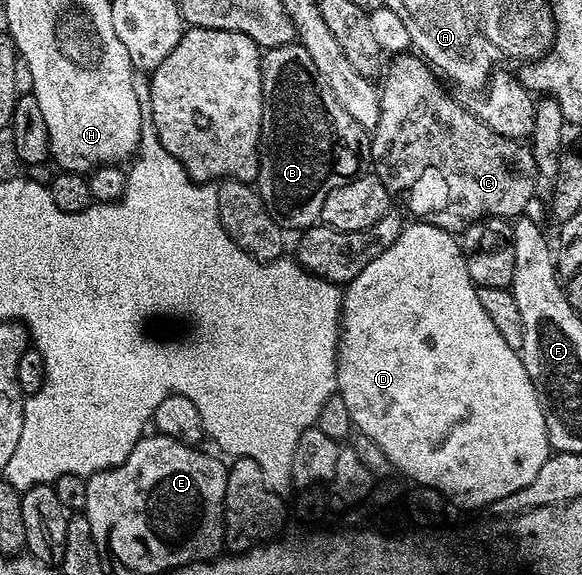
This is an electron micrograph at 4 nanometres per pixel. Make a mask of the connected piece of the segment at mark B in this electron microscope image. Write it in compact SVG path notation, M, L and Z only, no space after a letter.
M293 44L290 46L275 46L269 50L264 50L260 60L260 81L262 82L262 96L260 97L262 103L260 171L256 177L255 185L258 187L260 198L266 204L272 219L282 228L300 232L320 222L322 203L325 202L326 196L330 196L330 192L334 192L334 188L346 184L351 178L360 177L361 174L369 169L372 161L372 139L369 131L364 130L362 124L358 124L358 120L354 120L354 116L350 116L350 112L346 112L346 108L342 108L342 104L338 104L338 96L334 96L334 92L330 92L330 84L326 84L326 79L322 77L322 72L318 72L318 68L314 65L314 60L310 60L310 52L306 52L304 46Z

